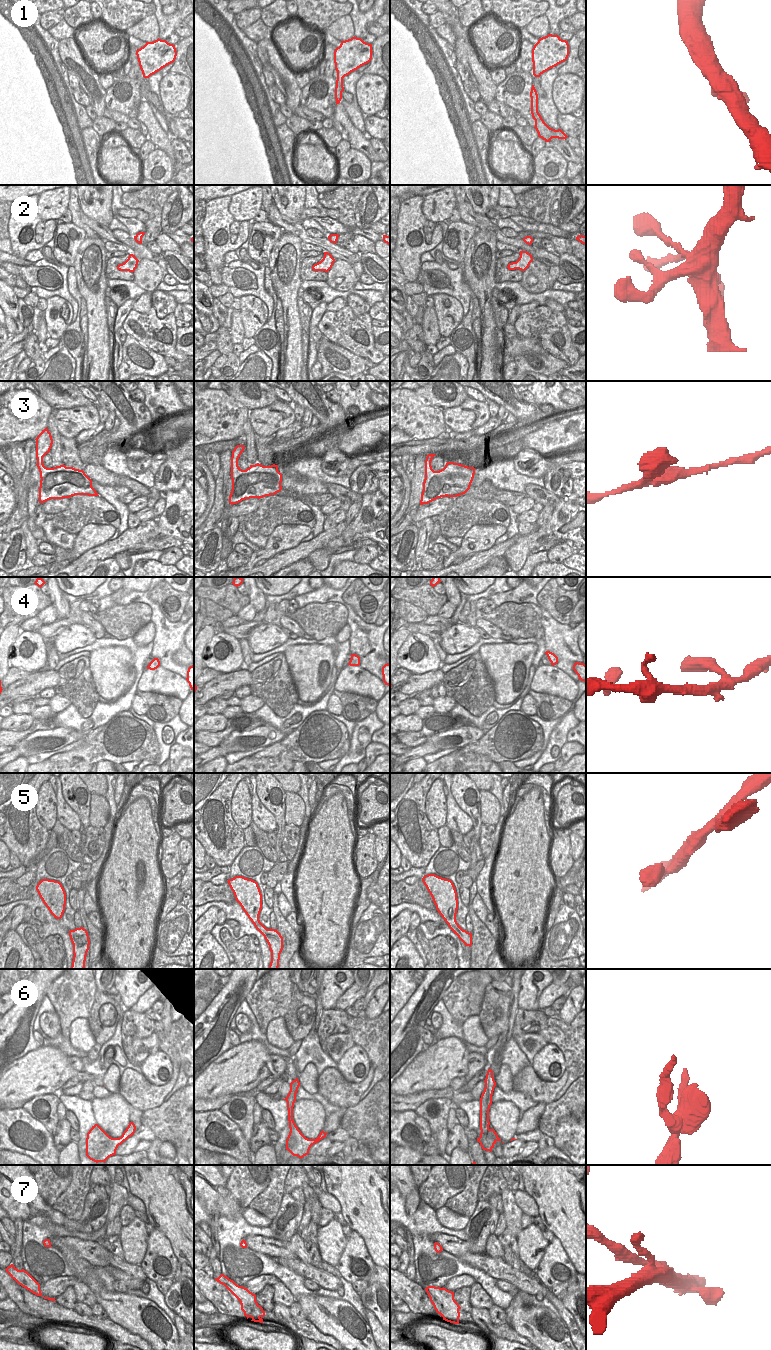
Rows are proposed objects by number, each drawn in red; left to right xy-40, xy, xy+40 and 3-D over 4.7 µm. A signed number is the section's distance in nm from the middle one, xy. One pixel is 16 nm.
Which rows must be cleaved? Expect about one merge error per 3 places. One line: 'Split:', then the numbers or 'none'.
Split: 6, 7

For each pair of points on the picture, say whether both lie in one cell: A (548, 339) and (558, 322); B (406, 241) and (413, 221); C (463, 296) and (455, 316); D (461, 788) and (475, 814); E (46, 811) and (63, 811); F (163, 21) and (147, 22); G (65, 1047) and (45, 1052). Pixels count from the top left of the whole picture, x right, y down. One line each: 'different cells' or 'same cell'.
A: same cell
B: same cell
C: different cells
D: same cell
E: different cells
F: different cells
G: different cells

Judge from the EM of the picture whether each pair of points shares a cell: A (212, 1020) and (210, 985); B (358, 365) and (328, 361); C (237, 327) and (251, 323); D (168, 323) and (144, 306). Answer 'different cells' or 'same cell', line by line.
A: different cells
B: same cell
C: different cells
D: different cells

